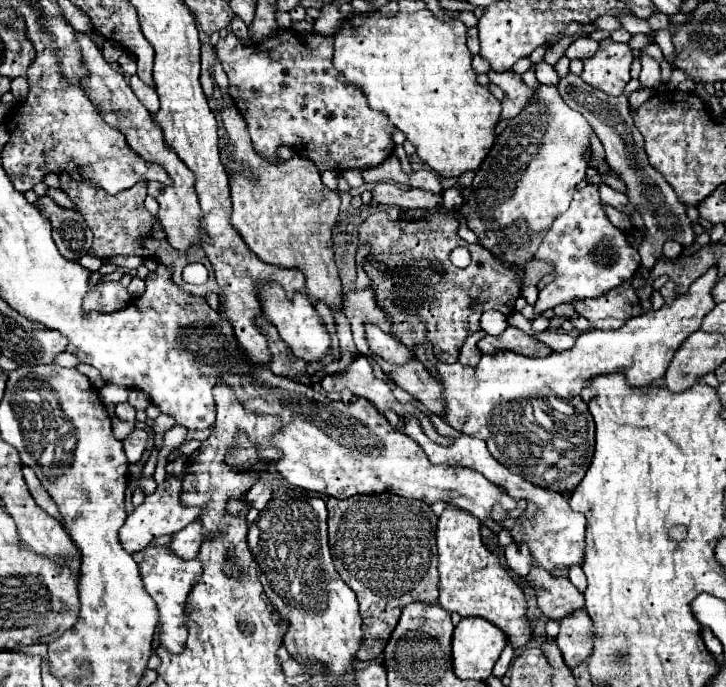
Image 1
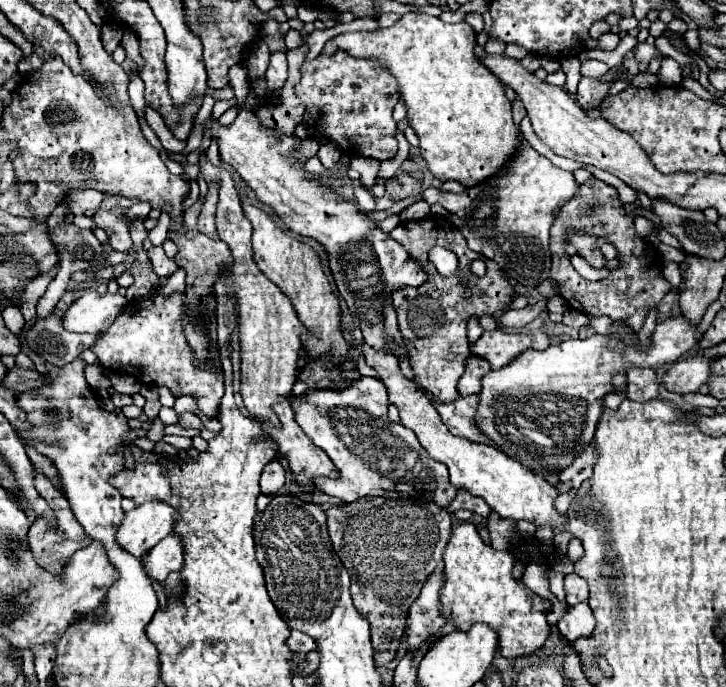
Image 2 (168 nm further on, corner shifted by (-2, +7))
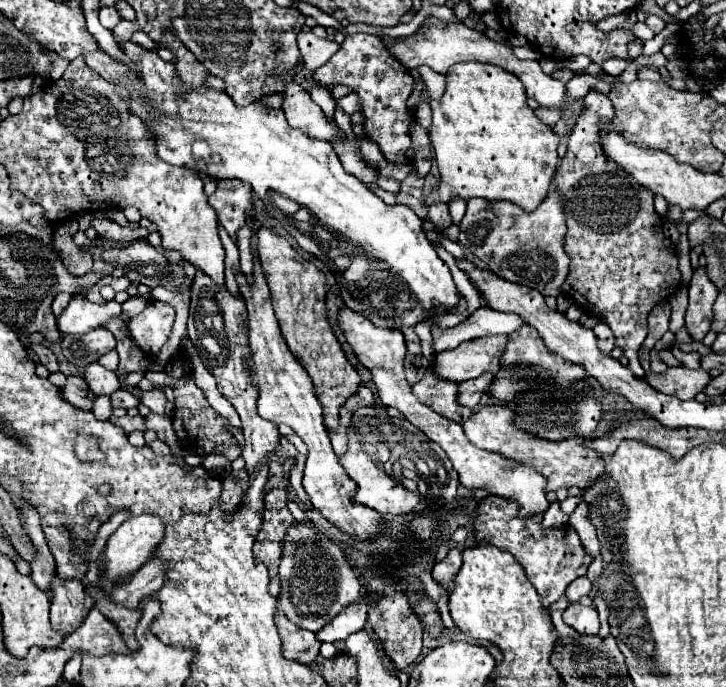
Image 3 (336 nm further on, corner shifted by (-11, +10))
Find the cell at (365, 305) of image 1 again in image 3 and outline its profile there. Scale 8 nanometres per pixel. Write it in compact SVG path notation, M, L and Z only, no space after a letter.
M483 407L479 413L475 413L471 419L463 423L465 435L469 441L473 441L475 447L499 453L501 457L507 457L509 461L515 461L517 465L535 465L543 477L547 477L547 489L557 491L559 487L579 487L589 489L589 485L595 485L605 475L605 459L595 453L593 449L585 447L585 441L581 437L571 437L571 441L543 441L535 435L523 433L511 423L511 415L505 413L505 407Z

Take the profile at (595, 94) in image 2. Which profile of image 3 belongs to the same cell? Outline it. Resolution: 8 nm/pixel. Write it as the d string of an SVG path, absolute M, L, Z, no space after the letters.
M589 91L583 103L587 105L587 113L579 117L569 139L567 155L561 159L561 165L555 173L555 187L559 187L563 211L567 217L565 251L571 257L569 275L561 289L569 299L581 305L579 309L583 313L593 315L611 327L615 345L623 349L623 355L629 359L629 369L641 379L645 371L637 361L637 351L647 337L647 317L651 309L669 299L681 283L681 273L677 269L677 249L663 237L663 219L653 207L655 193L649 189L645 193L637 181L631 181L631 175L623 173L623 169L619 169L619 165L613 161L607 161L607 155L599 145L599 121L611 121L615 113L611 101L603 93Z

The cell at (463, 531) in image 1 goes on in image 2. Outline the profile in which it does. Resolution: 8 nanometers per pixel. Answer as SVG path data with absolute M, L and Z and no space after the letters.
M460 522L452 526L450 542L444 550L446 582L440 592L442 614L456 622L456 628L468 630L476 622L490 624L498 632L502 656L524 656L542 646L550 634L546 622L546 600L514 578L514 556L508 550L494 550L484 544L474 524Z

